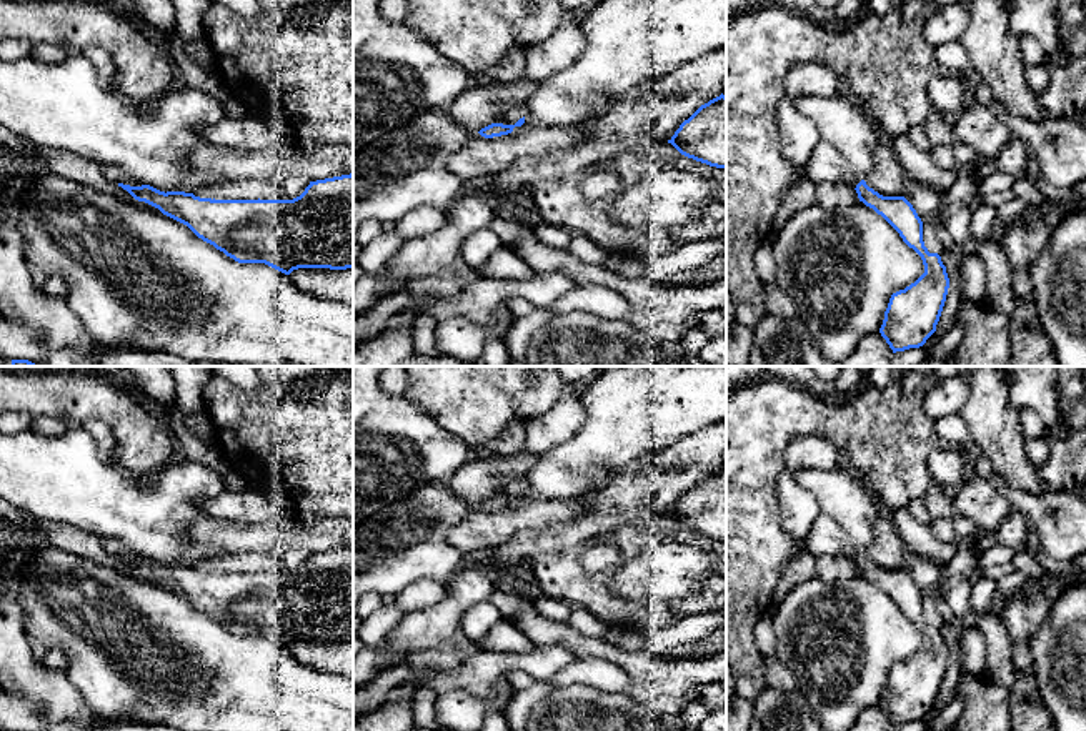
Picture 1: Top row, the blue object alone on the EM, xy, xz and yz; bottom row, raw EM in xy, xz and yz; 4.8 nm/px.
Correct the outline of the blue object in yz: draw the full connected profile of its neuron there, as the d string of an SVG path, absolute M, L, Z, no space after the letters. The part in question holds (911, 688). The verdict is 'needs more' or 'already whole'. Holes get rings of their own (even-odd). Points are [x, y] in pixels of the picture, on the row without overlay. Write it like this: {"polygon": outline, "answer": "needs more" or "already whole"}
{"polygon": "M823 513L814 518L813 526L810 528L803 541L803 548L814 558L833 554L853 559L858 566L859 574L881 588L899 606L903 614L921 629L924 646L904 663L891 668L879 706L886 713L893 726L923 719L926 713L936 704L936 698L946 674L949 651L941 629L938 626L929 626L924 619L923 594L913 578L904 569L883 569L869 561L864 553L854 548L853 541L839 528L839 525Z", "answer": "needs more"}

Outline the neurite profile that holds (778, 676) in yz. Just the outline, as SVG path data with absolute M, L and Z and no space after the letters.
M776 658L765 659L765 666L766 666L765 679L768 688L775 688L780 691L800 691L798 681L788 666L780 663Z

